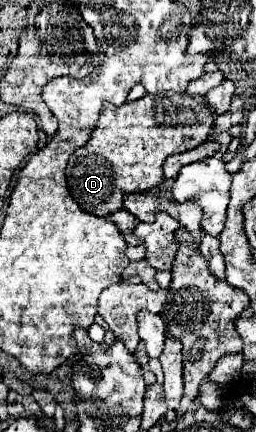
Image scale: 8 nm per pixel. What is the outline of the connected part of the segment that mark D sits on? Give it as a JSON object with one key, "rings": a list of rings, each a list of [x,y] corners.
{"rings":[[[145,95],[121,107],[105,103],[91,139],[69,157],[65,171],[69,193],[83,211],[109,217],[123,209],[127,195],[159,187],[165,181],[165,159],[175,153],[191,151],[201,145],[209,133],[211,127],[207,125],[189,125],[189,95]]]}

